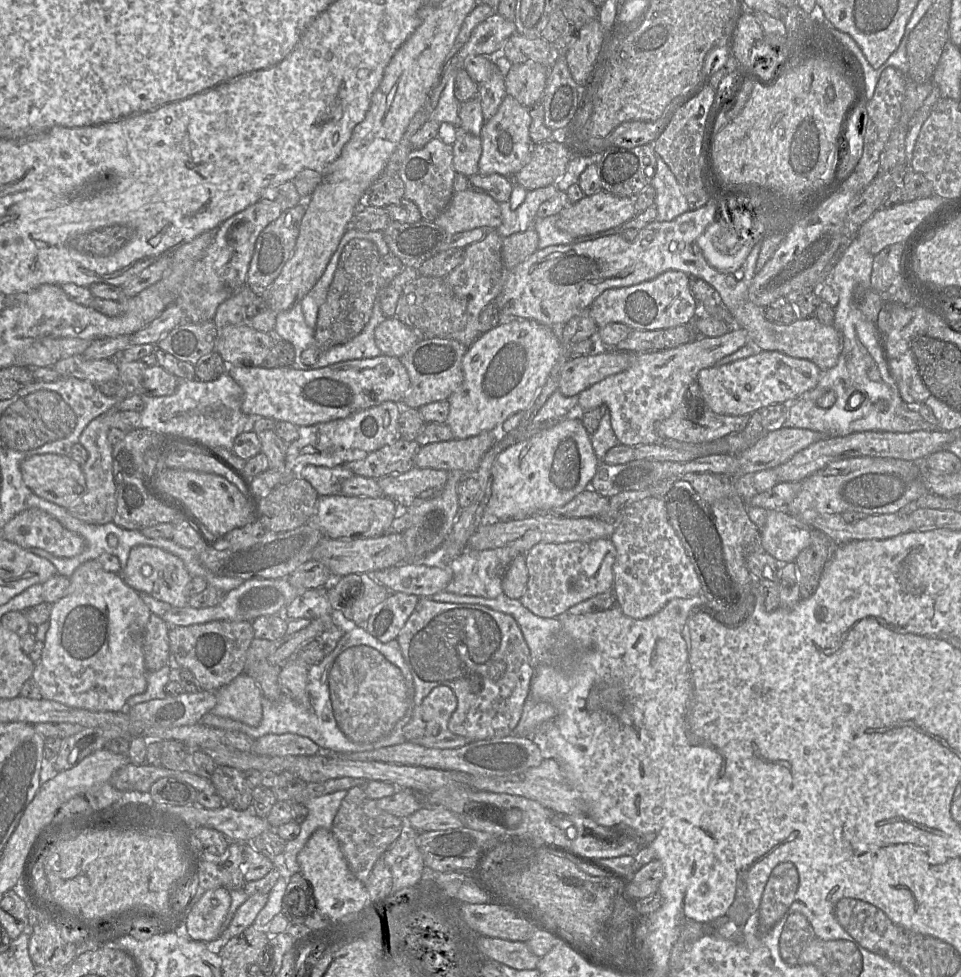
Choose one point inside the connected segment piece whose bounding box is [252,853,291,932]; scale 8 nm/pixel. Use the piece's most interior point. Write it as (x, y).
(273, 906)

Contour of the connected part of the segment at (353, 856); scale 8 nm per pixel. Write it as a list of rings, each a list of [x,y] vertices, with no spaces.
[[[355,786],[347,791],[342,800],[331,831],[351,871],[365,884],[376,861],[399,838],[402,829],[402,818],[379,808],[376,800],[369,798],[361,786]]]

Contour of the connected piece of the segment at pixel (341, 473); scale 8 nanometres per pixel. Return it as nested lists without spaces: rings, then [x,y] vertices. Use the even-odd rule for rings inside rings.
[[[305,465],[299,468],[297,474],[311,484],[319,497],[341,494],[342,482],[354,476],[350,469],[342,465],[333,468]]]

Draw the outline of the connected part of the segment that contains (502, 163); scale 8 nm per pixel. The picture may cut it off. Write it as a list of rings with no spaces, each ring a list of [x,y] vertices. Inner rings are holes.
[[[506,95],[496,114],[485,122],[480,133],[482,154],[478,164],[478,174],[493,173],[512,178],[529,160],[534,142],[530,137],[532,118],[529,108],[511,95]]]

